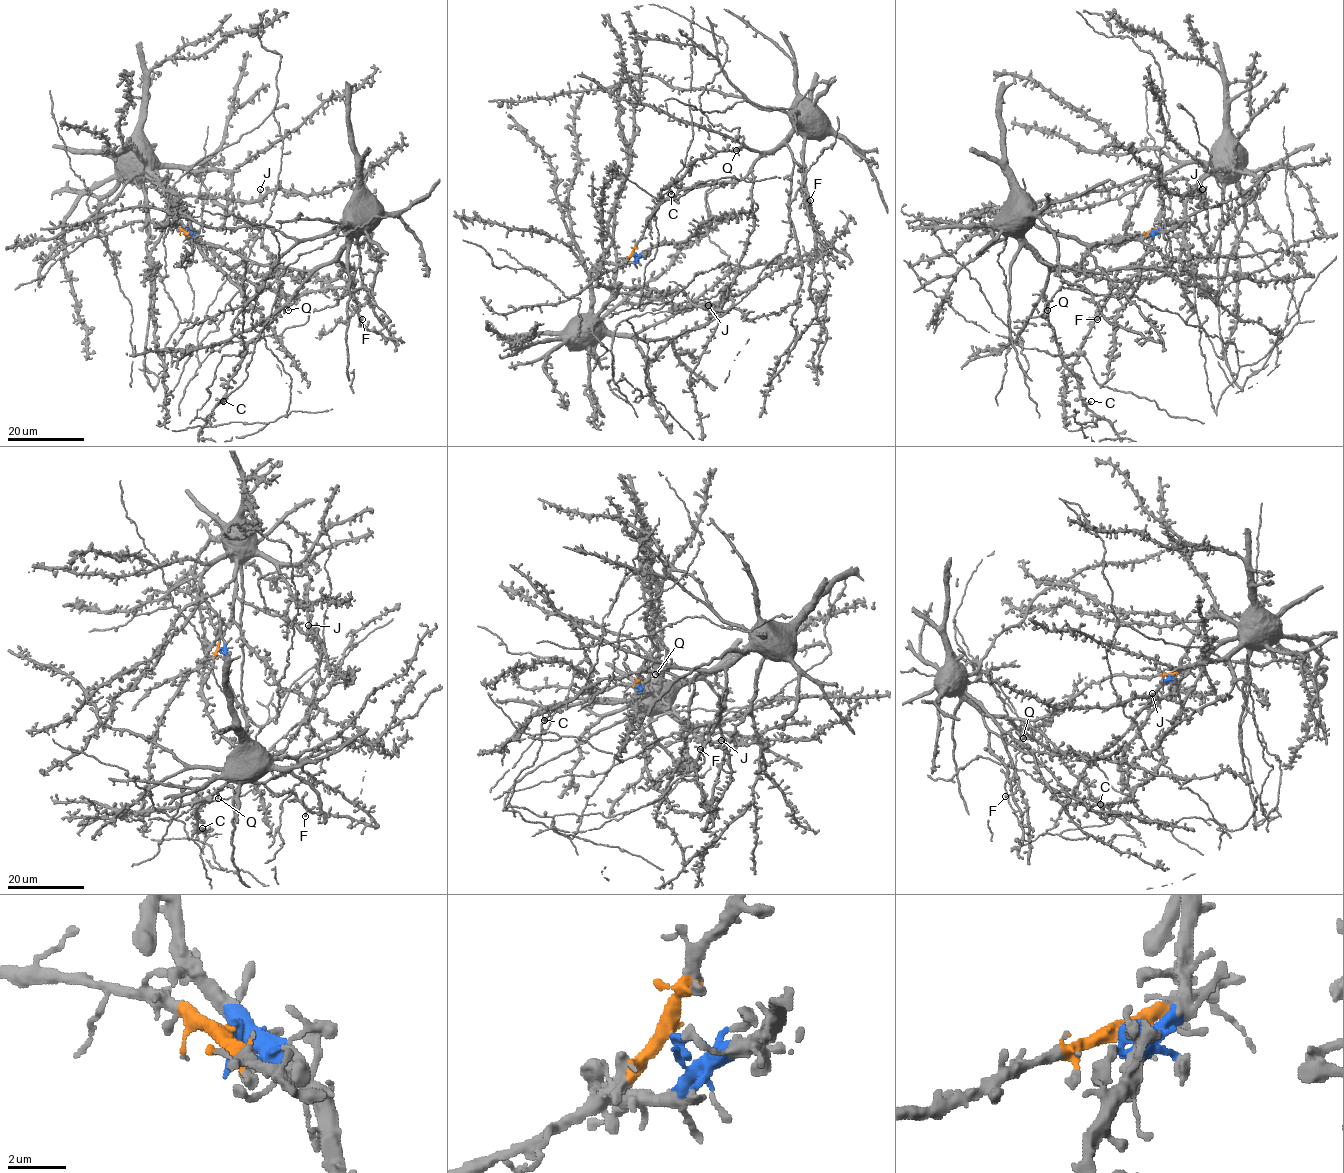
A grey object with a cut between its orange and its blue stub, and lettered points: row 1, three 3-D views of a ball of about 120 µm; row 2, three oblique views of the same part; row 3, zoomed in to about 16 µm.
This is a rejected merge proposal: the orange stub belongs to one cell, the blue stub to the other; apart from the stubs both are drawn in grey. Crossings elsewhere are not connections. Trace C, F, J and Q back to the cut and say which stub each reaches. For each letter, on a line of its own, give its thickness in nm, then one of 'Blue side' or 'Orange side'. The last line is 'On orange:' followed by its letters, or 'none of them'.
C: Thickness 400 nm. Orange side
F: Thickness 360 nm. Orange side
J: Thickness 240 nm. Blue side
Q: Thickness 200 nm. Orange side
On orange: C, F, Q

